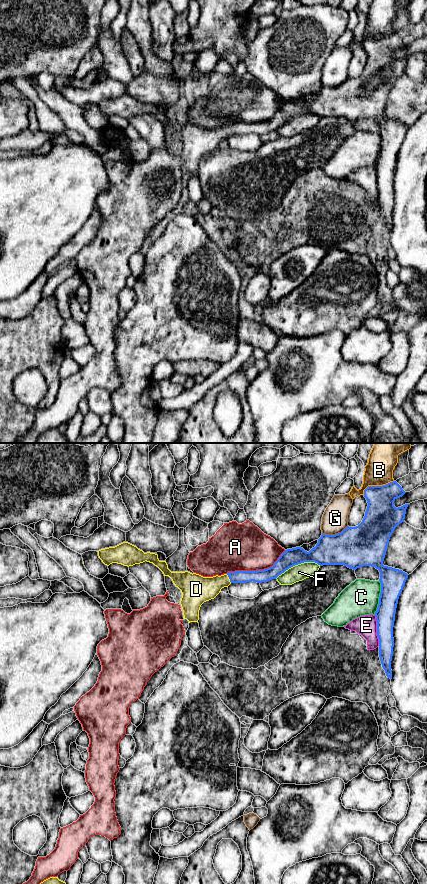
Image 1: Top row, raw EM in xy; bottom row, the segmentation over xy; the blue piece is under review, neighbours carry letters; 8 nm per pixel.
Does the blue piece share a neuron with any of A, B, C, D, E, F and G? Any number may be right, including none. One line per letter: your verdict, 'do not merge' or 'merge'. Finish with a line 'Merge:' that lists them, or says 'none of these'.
A: do not merge
B: do not merge
C: do not merge
D: merge
E: do not merge
F: do not merge
G: do not merge
Merge: D

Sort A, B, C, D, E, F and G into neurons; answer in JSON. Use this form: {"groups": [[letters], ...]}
{"groups": [["A"], ["B"], ["C"], ["D"], ["E"], ["F"], ["G"]]}

